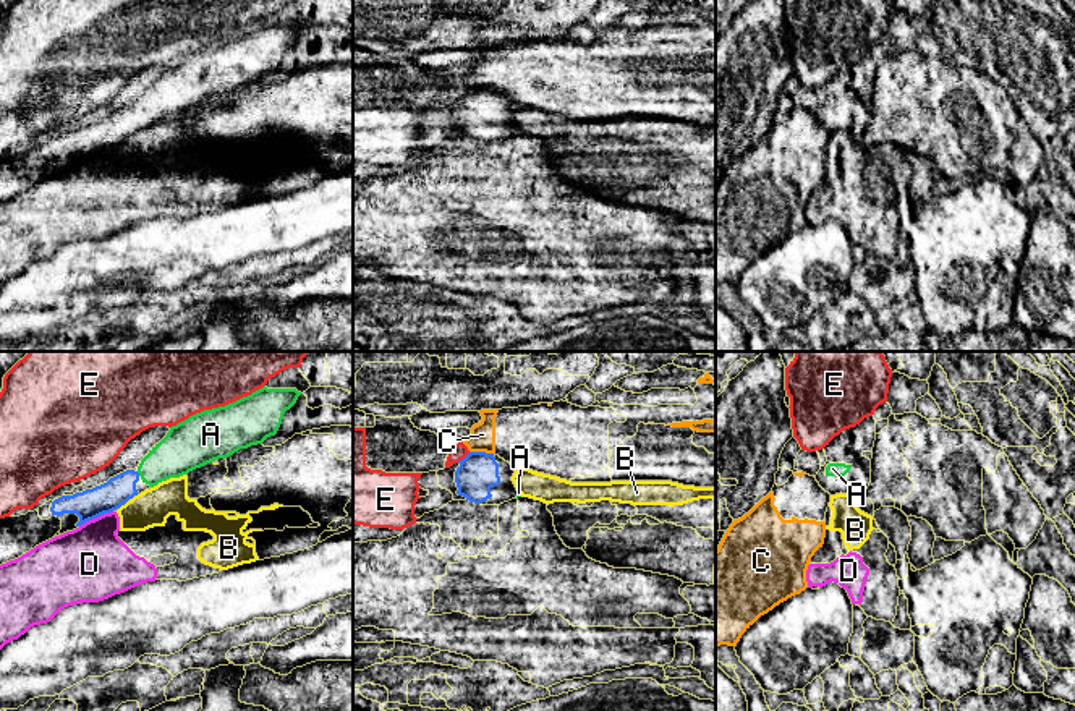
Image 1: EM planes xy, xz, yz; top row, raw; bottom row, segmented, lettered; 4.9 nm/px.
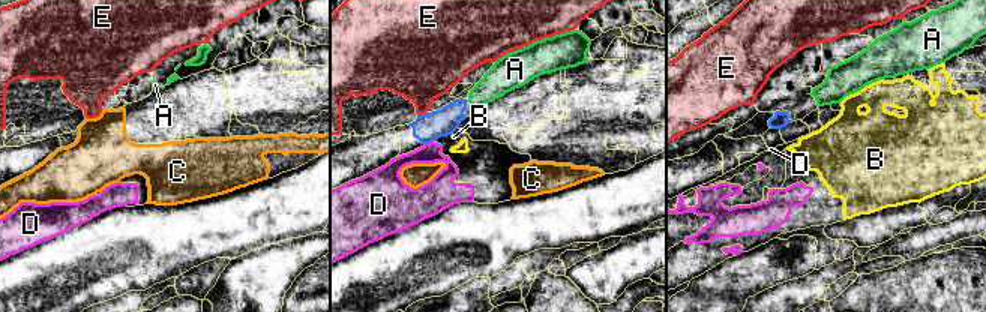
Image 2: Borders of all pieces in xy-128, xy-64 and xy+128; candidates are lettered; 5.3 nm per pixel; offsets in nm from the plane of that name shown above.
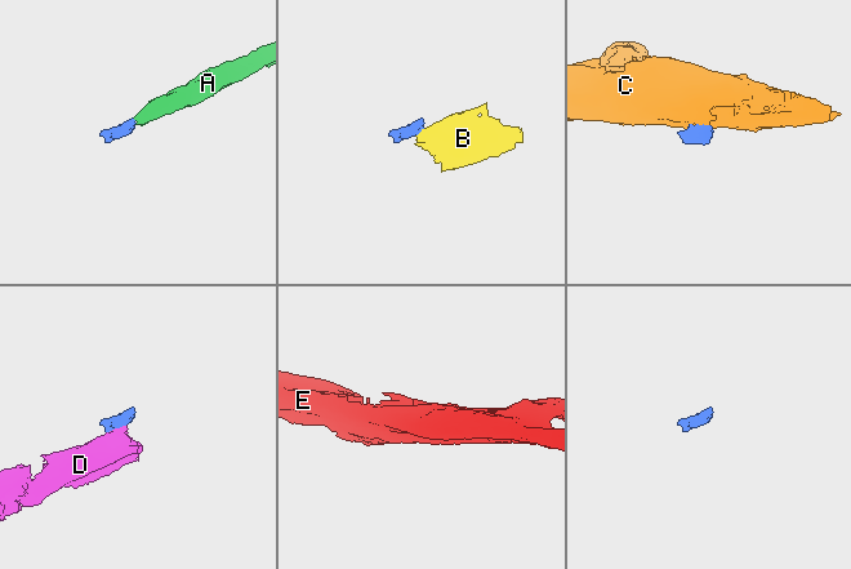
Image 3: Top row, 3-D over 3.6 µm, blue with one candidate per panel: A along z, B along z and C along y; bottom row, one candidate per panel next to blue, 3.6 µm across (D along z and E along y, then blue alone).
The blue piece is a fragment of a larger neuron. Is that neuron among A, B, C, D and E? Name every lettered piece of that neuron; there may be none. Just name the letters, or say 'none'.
A

